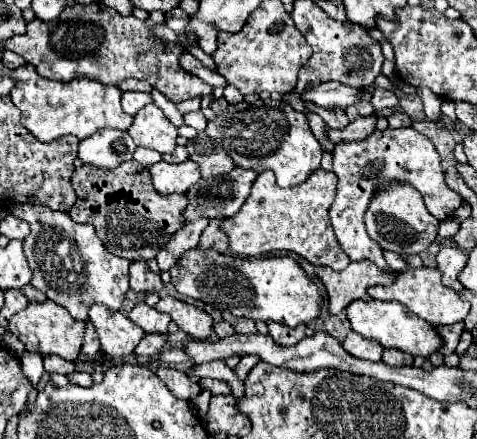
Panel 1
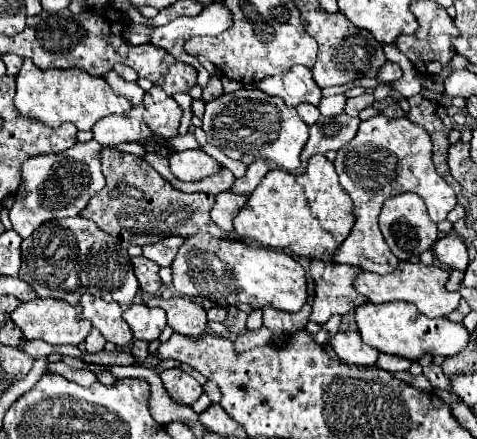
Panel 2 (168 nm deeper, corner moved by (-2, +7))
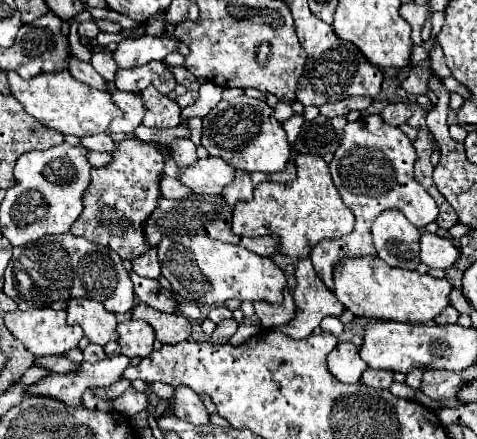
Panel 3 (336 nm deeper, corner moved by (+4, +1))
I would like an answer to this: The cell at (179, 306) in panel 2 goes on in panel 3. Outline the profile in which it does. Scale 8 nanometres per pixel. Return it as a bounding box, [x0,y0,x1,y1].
[132,303,190,345]

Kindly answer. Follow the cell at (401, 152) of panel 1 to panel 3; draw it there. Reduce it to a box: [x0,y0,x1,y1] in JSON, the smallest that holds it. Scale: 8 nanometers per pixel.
[310,115,438,291]

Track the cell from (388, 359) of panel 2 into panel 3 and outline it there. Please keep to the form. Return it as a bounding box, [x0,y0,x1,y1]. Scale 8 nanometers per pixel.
[360,369,392,389]

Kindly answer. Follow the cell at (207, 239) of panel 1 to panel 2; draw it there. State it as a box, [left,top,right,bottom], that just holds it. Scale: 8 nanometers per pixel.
[210,191,248,241]

